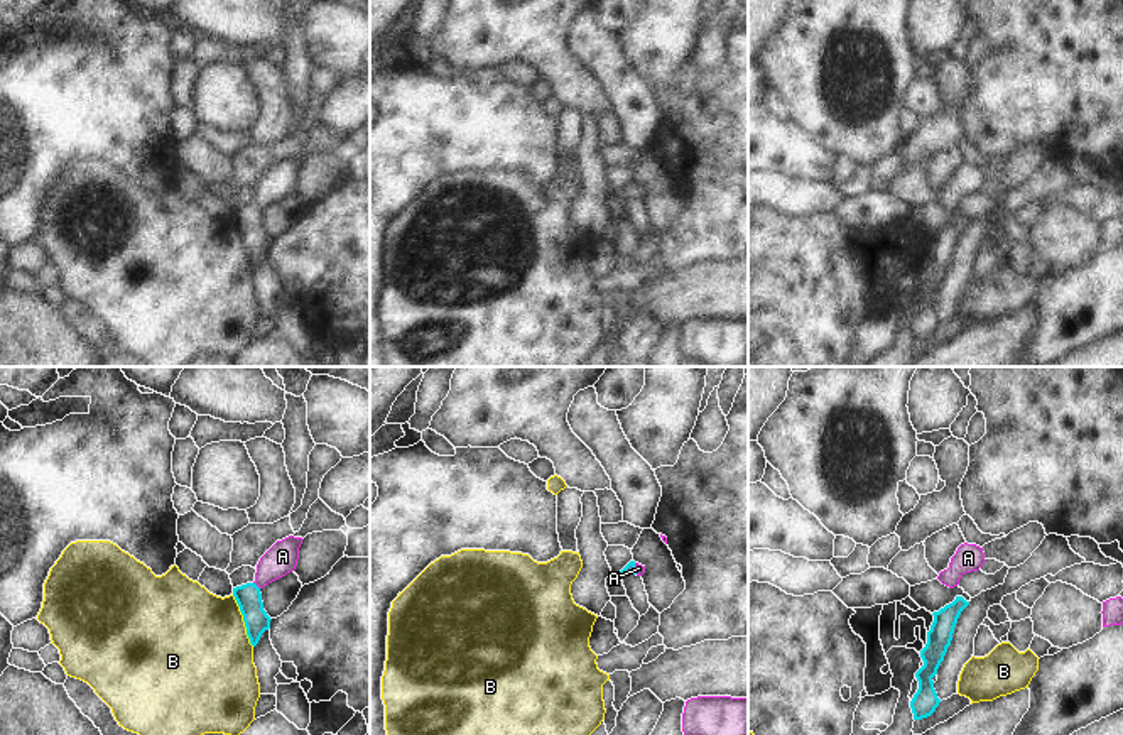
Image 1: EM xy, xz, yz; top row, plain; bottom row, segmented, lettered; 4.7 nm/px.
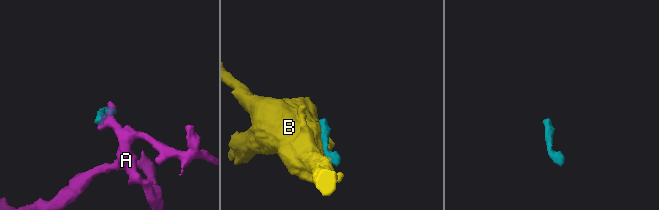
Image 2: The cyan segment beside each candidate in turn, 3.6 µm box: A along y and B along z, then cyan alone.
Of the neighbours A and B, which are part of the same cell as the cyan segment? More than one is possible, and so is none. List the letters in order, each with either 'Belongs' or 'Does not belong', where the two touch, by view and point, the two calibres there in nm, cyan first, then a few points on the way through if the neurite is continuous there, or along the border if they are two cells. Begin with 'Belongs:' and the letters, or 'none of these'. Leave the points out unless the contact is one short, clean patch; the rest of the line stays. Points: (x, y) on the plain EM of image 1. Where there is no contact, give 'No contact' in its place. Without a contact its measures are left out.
Belongs: A
A: Belongs. Touches cyan at xy (255, 206). Thickness 120 nm (cyan) against 150 nm. Path across: xy (249, 218), (255, 206), (282, 178)
B: Does not belong. Touches cyan at xy (244, 242). Thickness 120 nm (cyan) against 480 nm.

